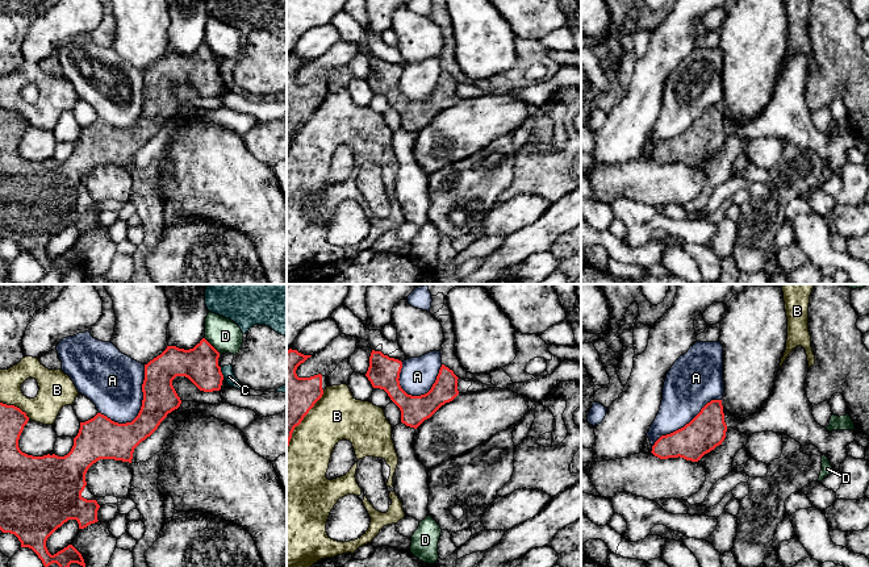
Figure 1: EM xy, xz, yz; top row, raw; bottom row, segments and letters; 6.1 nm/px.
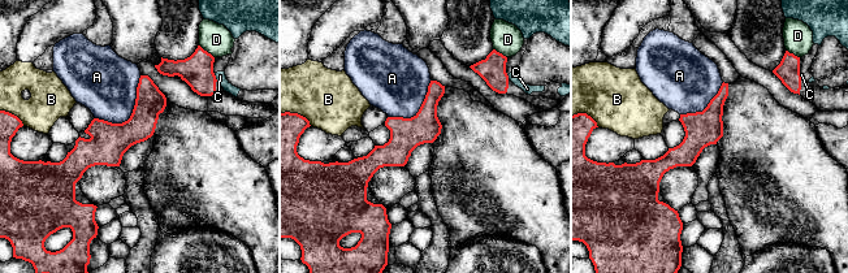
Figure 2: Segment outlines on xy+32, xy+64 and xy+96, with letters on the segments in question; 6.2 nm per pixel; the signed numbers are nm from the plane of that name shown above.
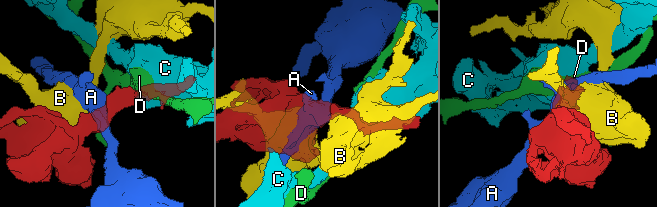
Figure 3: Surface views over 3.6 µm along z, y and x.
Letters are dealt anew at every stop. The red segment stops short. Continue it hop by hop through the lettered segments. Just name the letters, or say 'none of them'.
none of them

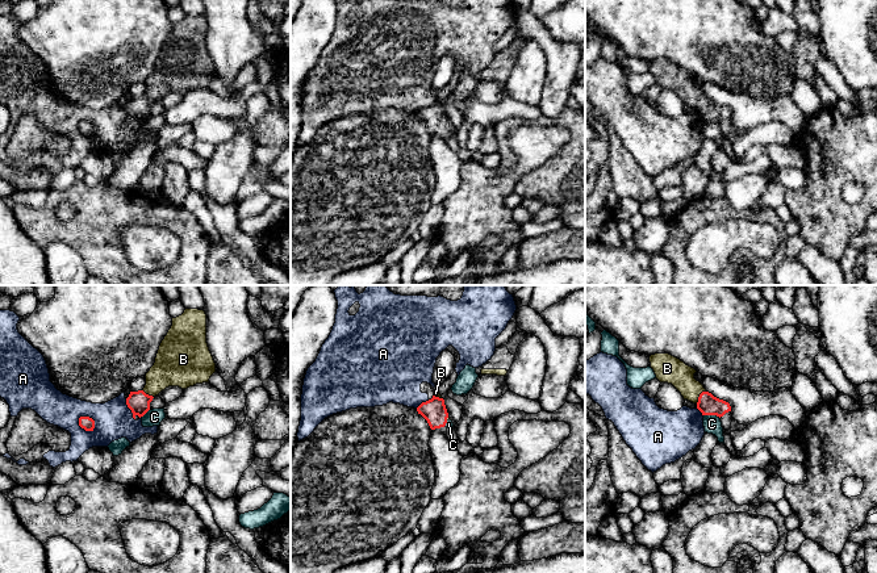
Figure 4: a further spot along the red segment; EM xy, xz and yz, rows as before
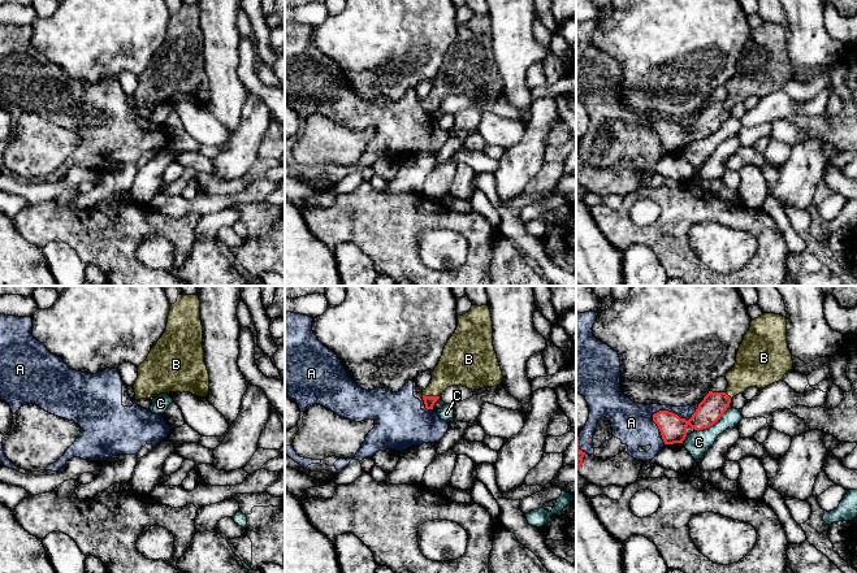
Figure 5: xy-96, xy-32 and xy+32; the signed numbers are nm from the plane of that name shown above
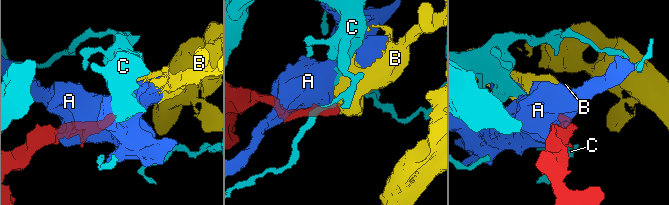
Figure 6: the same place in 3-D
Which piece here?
B

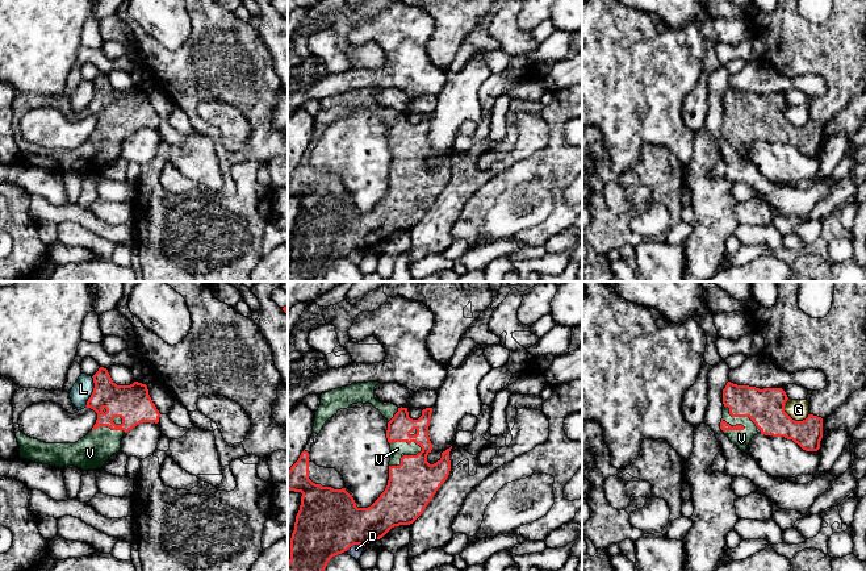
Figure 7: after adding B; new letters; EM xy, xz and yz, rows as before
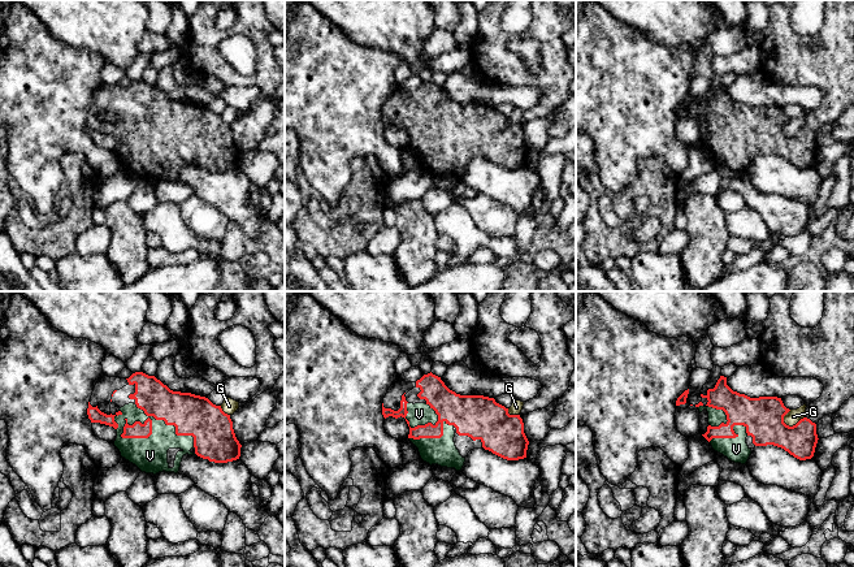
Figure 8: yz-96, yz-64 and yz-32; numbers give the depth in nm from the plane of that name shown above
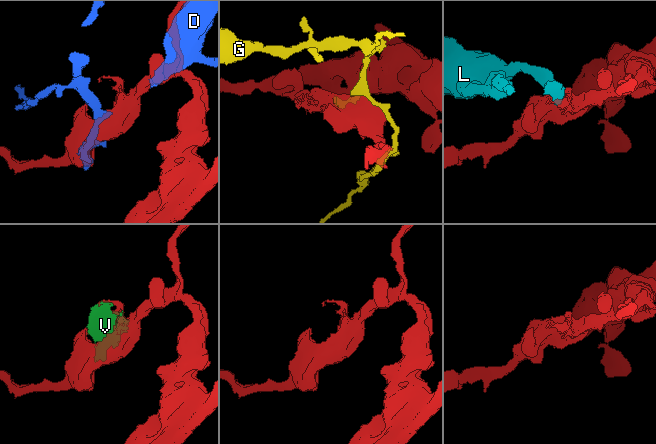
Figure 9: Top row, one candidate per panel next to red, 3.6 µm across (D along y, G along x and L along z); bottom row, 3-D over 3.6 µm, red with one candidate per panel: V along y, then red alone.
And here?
V

